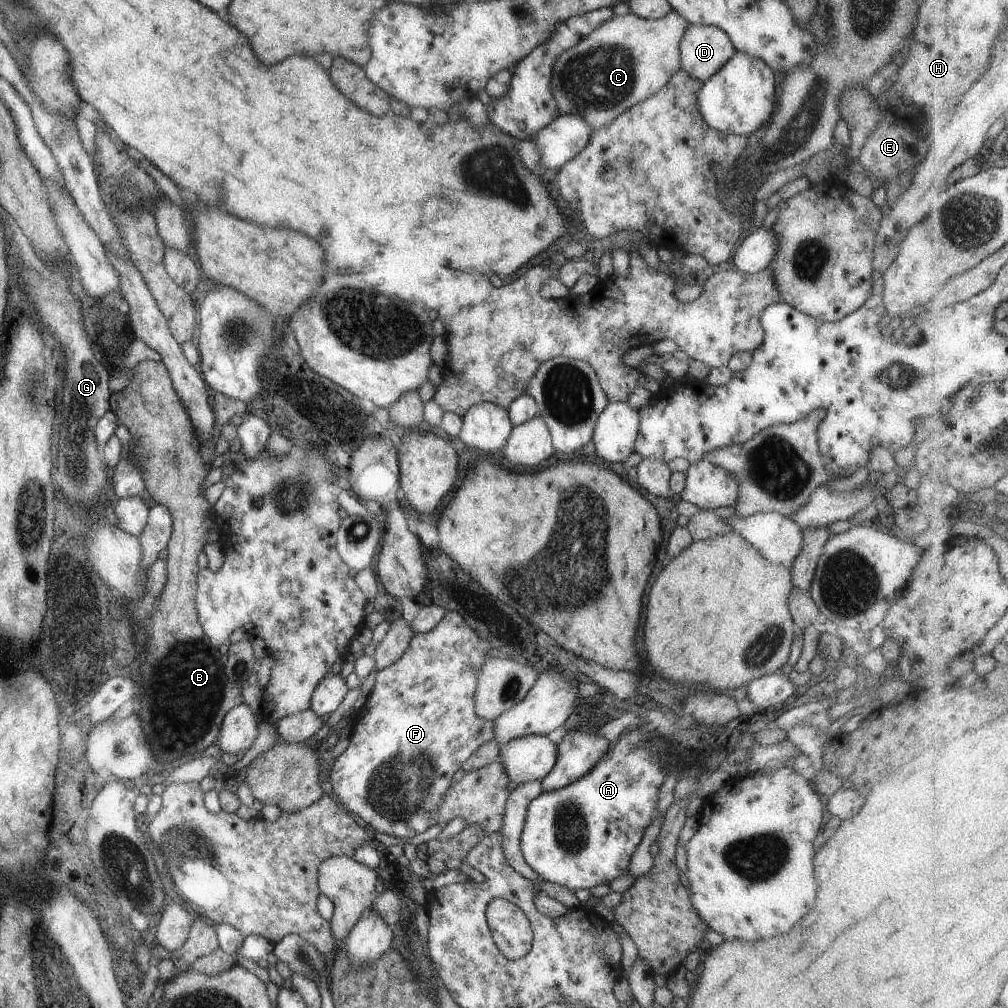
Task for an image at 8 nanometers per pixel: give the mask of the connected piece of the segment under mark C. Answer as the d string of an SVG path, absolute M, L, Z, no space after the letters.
M671 9L666 15L663 15L660 19L644 19L634 14L627 13L625 15L613 15L609 20L602 22L595 30L592 30L587 36L583 37L579 42L576 42L573 46L562 50L555 59L552 66L552 71L549 79L549 86L551 89L552 97L558 108L558 114L564 115L567 113L578 114L585 122L590 126L590 129L600 129L603 125L608 125L618 114L621 114L624 110L627 110L632 104L647 98L654 92L657 92L665 83L680 69L680 56L678 44L687 28L689 23L680 15Z

